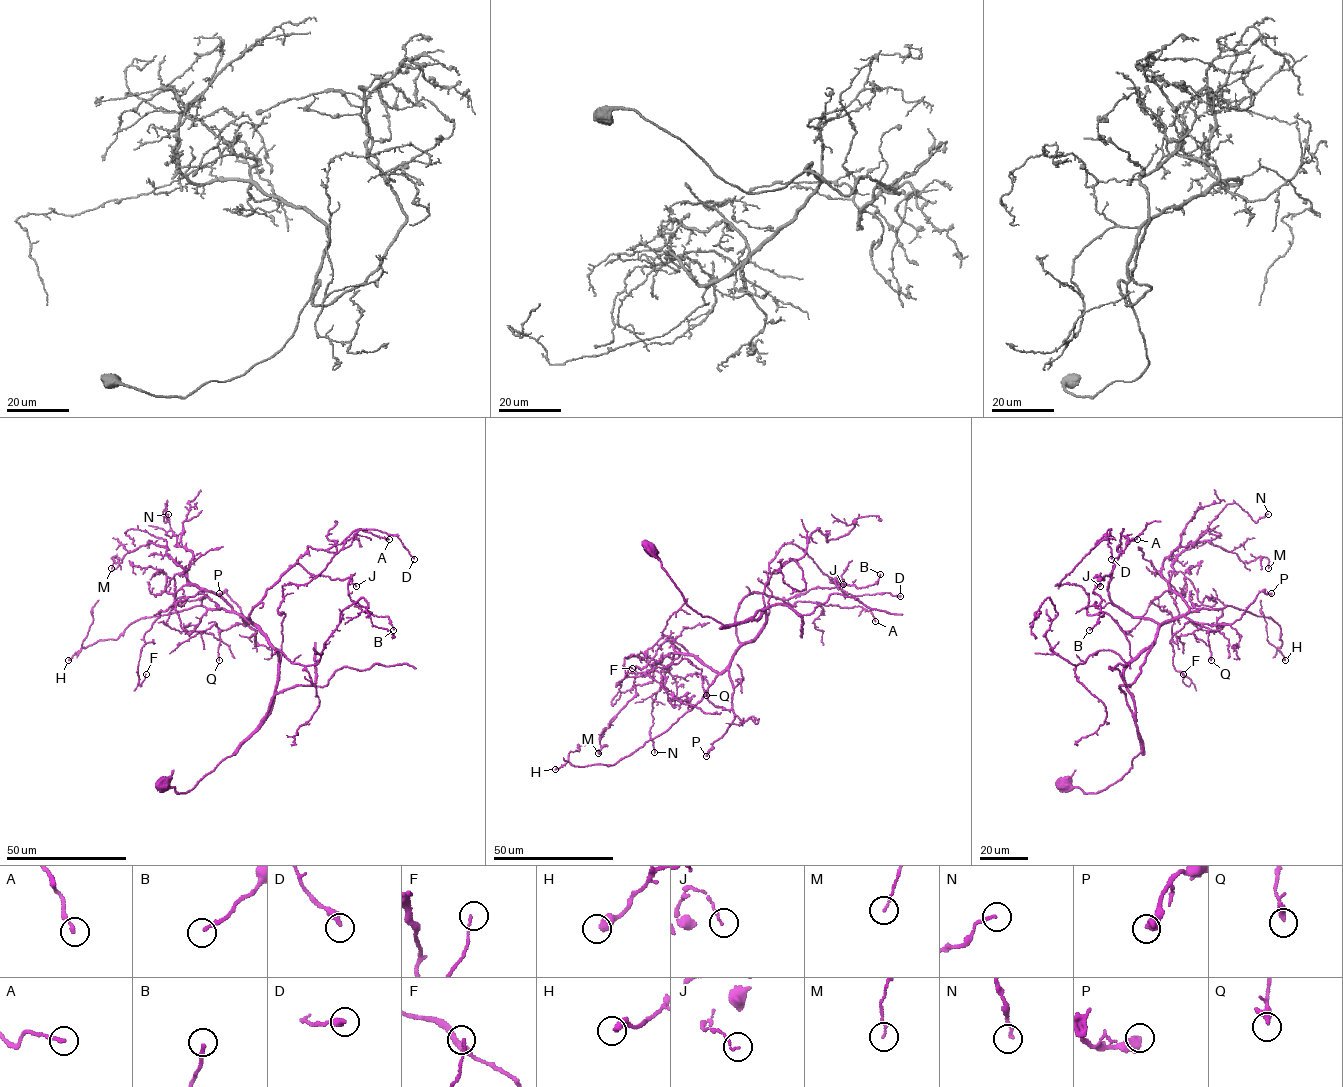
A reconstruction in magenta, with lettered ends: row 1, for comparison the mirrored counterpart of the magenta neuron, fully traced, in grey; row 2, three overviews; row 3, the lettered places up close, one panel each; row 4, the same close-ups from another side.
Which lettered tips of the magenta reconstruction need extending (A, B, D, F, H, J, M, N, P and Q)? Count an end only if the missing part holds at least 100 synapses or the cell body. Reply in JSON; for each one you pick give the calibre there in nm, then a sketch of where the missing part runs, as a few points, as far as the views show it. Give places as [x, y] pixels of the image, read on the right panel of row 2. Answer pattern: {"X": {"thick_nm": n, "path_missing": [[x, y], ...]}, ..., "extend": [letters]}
{"extend": []}

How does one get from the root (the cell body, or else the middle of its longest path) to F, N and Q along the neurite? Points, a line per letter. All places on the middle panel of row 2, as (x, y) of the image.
F: (649, 549), (702, 616), (734, 625), (765, 608), (766, 622), (721, 673), (666, 636), (625, 657), (632, 668)
N: (649, 549), (702, 616), (734, 625), (766, 613), (721, 673), (673, 645), (680, 655), (652, 703), (654, 752)
Q: (649, 549), (702, 616), (734, 625), (765, 608), (764, 626), (731, 661), (732, 707), (717, 707), (706, 695)

